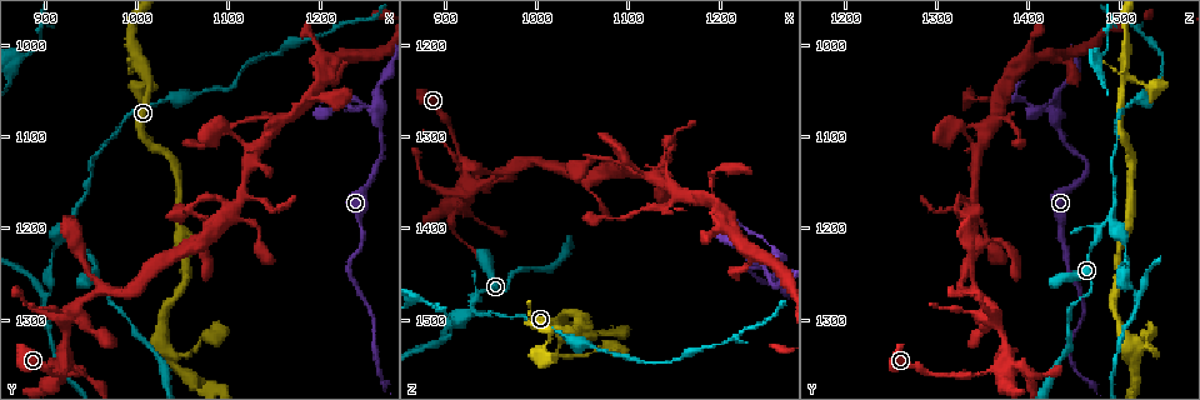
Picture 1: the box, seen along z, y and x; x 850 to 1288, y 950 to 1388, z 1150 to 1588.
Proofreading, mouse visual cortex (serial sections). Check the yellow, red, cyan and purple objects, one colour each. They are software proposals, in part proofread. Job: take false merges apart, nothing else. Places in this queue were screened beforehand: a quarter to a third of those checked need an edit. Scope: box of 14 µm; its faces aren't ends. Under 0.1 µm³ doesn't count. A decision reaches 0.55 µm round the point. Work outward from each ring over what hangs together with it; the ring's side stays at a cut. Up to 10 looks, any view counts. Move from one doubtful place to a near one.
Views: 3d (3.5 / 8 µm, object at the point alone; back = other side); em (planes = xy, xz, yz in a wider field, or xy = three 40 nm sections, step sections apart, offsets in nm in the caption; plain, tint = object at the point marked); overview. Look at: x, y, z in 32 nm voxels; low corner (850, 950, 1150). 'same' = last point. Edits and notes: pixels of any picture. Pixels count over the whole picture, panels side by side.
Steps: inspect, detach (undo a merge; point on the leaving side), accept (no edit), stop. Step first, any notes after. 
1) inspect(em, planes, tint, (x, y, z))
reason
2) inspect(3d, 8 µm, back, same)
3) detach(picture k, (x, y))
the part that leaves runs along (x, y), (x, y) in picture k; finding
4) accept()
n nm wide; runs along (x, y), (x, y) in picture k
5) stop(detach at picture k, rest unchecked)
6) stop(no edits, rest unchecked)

inspect(3d, 3.5 µm, (930, 1190, 1485))
sharp bend

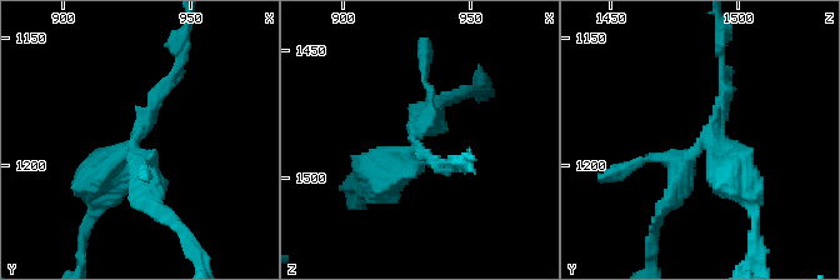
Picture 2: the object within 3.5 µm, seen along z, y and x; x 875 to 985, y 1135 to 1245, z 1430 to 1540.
inspect(em, xy, step 2, tint, (928, 1192, 1486))

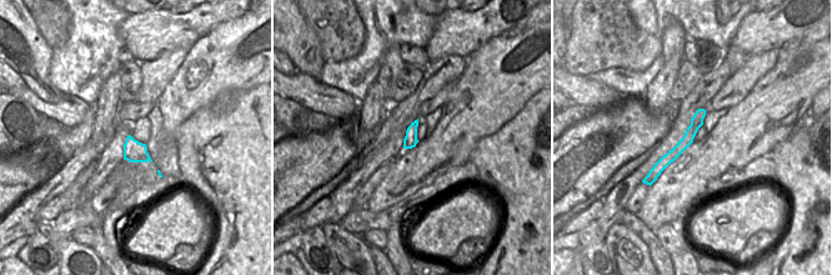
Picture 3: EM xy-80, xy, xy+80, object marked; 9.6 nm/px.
detach(picture 2, (93, 159))
two cells meet here

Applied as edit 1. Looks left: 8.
inspect(3d, 3.5 µm, (1025, 1330, 1535))
abrupt turn

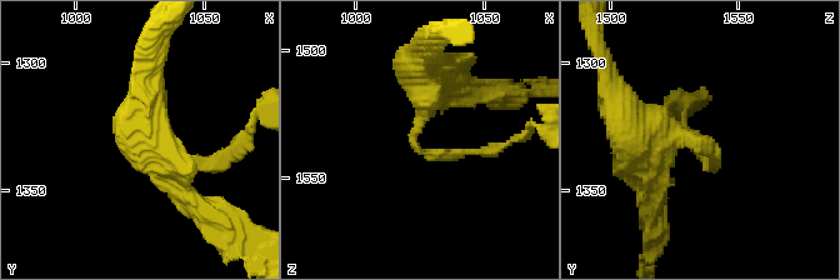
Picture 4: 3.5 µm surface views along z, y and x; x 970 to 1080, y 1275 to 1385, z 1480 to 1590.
inspect(em, xy, step 5, plain, (1023, 1331, 1538))
arms of 100, 400 nm; now the EM

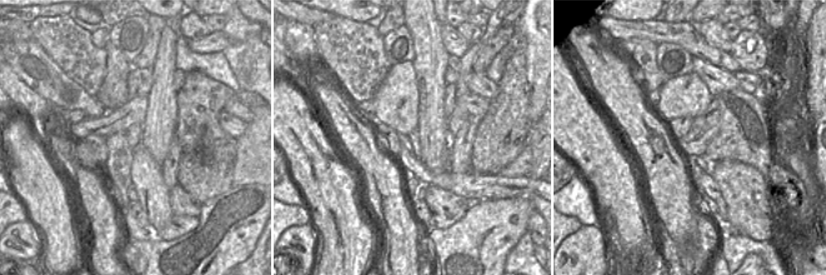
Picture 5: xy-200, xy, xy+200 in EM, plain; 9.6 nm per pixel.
inspect(em, xy, step 5, tint, same)
with the object marked

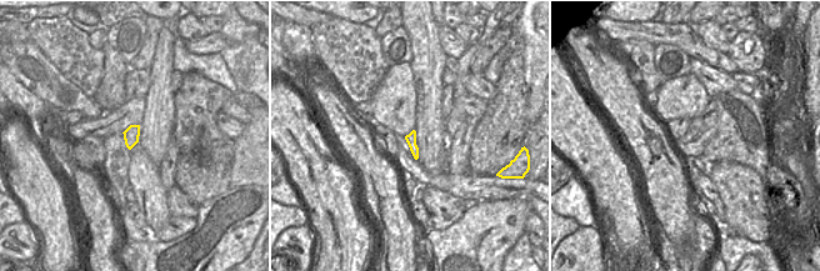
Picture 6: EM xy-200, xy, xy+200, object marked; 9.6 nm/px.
accept()
runs along (415, 74), (415, 148), (491, 150) in picture 4; all the same cell

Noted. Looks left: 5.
inspect(3d, 3.5 µm, (1065, 1365, 1515))
narrows sharply

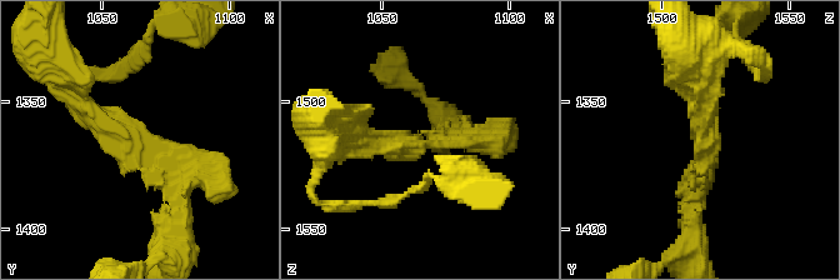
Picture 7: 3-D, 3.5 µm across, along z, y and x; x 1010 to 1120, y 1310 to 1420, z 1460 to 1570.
inspect(em, xy, step 3, tint, (1068, 1367, 1517))

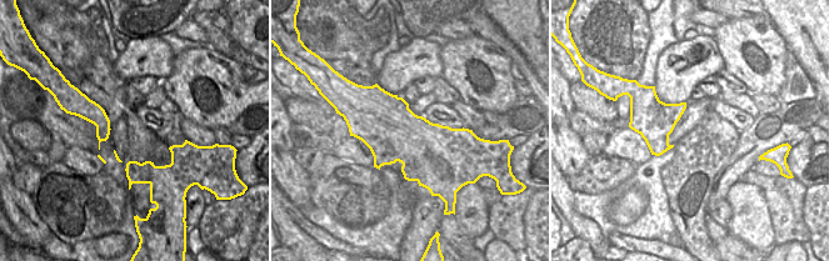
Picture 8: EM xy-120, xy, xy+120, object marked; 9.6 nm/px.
accept()
runs along (79, 100), (221, 185) in picture 7; all the same cell

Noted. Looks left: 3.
inspect(3d, 3.5 µm, (915, 1350, 1370))
a narrow waist

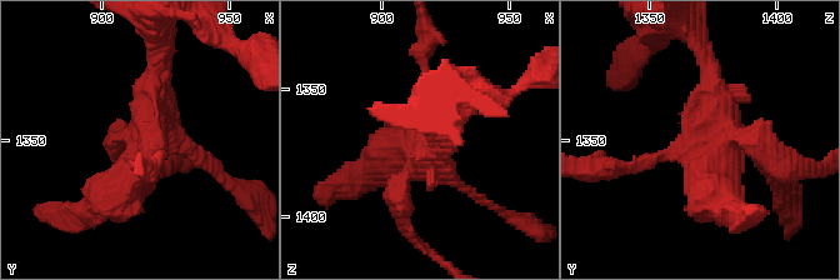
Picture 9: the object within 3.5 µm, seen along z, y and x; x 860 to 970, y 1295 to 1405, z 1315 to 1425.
inspect(em, xy, step 5, tint, (921, 1347, 1373))

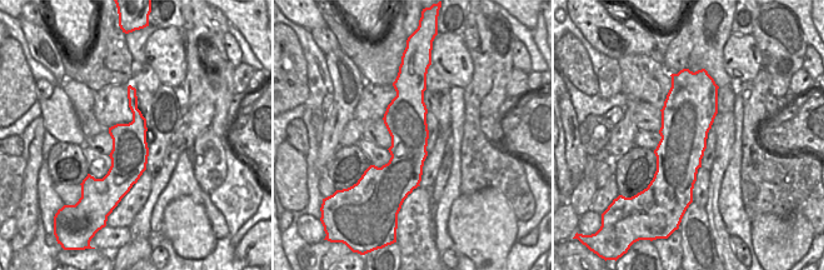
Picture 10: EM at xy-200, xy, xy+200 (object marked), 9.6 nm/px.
inspect(em, xy, step 1, tint, same)
another direction

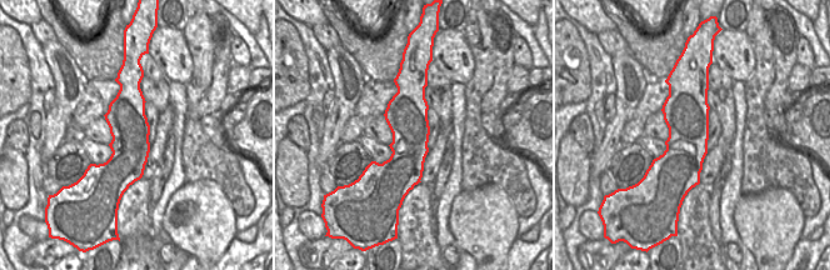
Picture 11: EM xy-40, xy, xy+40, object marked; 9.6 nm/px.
accept()
runs along (630, 165), (689, 150), (718, 116), (704, 54) in picture 9; all the same cell

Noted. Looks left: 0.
stop(detach at picture 2, rest unchecked)

